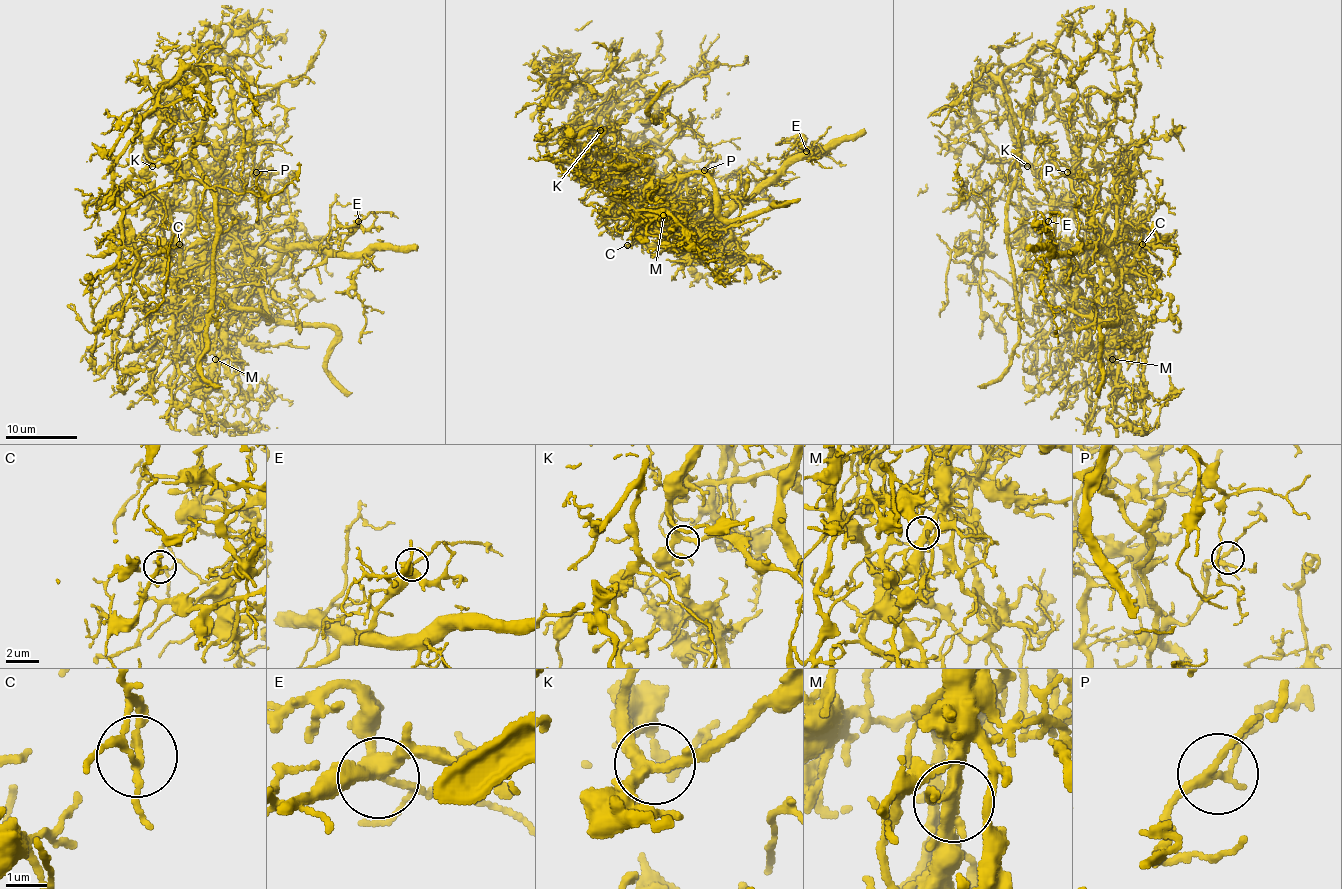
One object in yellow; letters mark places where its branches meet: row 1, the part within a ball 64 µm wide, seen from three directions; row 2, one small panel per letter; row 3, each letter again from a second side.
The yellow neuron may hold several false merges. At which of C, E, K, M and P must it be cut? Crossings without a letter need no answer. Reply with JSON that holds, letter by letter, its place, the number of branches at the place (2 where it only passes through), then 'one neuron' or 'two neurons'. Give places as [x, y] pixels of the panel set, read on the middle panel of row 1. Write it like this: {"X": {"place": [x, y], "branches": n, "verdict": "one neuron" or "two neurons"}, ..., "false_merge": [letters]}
{"C": {"place": [627, 245], "branches": 3, "verdict": "two neurons"}, "E": {"place": [806, 151], "branches": 4, "verdict": "one neuron"}, "K": {"place": [600, 130], "branches": 4, "verdict": "one neuron"}, "M": {"place": [663, 215], "branches": 4, "verdict": "two neurons"}, "P": {"place": [704, 170], "branches": 3, "verdict": "one neuron"}, "false_merge": ["C", "M"]}

